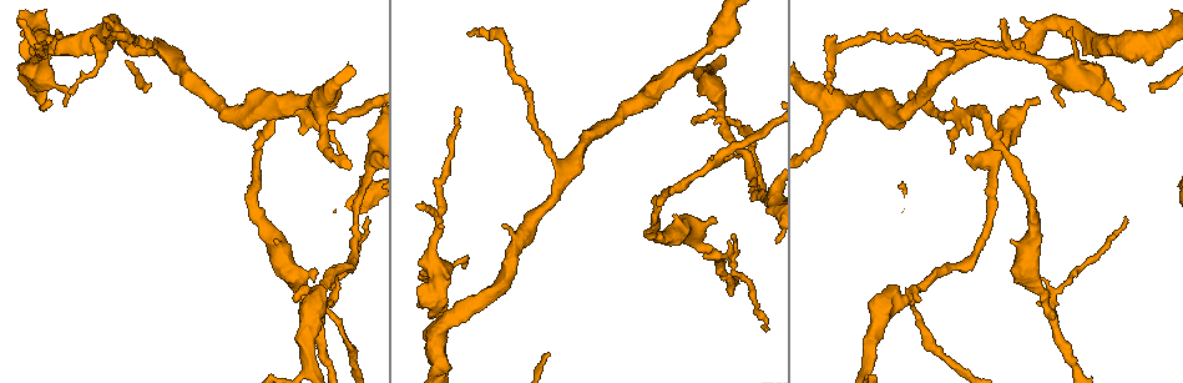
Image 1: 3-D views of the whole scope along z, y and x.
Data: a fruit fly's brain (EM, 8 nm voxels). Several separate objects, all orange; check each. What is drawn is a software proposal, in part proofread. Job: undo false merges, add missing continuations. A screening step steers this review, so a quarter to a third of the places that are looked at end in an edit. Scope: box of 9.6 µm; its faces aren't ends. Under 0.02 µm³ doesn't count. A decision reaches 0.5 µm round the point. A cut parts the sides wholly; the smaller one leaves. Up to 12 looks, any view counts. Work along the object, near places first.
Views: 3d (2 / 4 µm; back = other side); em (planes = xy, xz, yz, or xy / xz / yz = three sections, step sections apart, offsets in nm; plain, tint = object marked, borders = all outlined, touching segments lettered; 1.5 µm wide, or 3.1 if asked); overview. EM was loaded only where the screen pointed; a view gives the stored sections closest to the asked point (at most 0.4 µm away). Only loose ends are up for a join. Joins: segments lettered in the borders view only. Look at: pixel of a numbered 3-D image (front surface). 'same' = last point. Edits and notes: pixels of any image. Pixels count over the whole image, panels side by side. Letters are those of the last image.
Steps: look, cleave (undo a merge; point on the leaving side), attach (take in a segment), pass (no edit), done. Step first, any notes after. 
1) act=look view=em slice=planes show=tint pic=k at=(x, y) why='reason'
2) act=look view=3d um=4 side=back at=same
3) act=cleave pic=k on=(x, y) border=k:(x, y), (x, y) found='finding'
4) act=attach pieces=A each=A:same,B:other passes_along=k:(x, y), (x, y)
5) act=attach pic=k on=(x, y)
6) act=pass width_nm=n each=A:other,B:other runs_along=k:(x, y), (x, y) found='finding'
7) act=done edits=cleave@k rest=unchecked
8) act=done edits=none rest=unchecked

act=look view=3d um=4 pic=1 at=(906, 299) why='sharp bend'

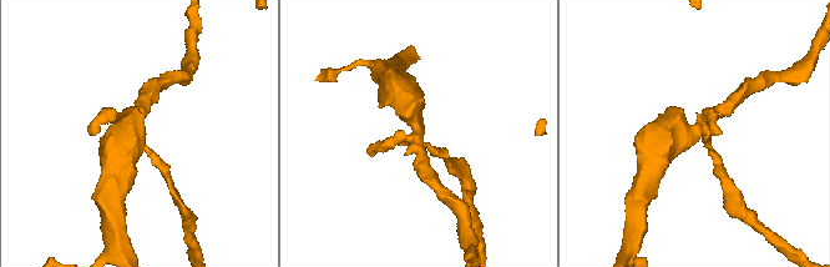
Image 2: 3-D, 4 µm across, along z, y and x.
act=look view=em slice=planes show=borders pic=2 at=(417, 135)

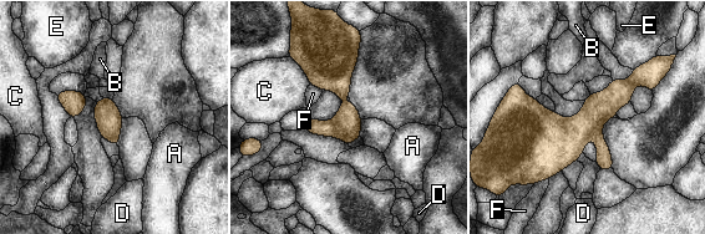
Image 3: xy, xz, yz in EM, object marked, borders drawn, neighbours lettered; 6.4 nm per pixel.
act=cleave pic=3 on=(326, 128) each=A:other,B:other,C:other,D:other,E:other,F:other border=3:(331, 121), (336, 128), (336, 137) found='a second cell is stuck on'

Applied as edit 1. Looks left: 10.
act=look view=em slice=planes show=plain pic=1 at=(836, 37) why='thin end'

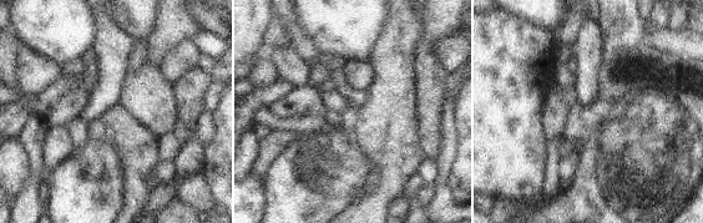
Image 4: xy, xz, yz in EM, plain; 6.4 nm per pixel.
act=look view=em slice=planes show=borders at=same

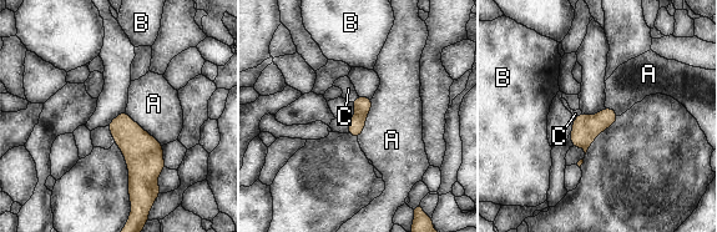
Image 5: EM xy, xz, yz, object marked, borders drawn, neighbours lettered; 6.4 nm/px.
act=attach pieces=C each=A:other,B:other,C:same found='it goes on there'

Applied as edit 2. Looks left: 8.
act=look view=overview

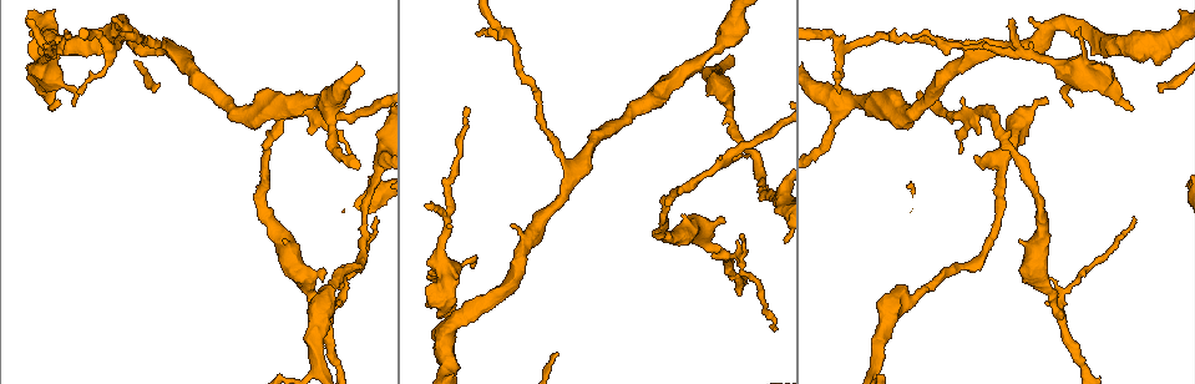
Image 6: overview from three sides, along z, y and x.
act=look view=em slice=planes show=borders pic=6 at=(426, 204) why='an open end'

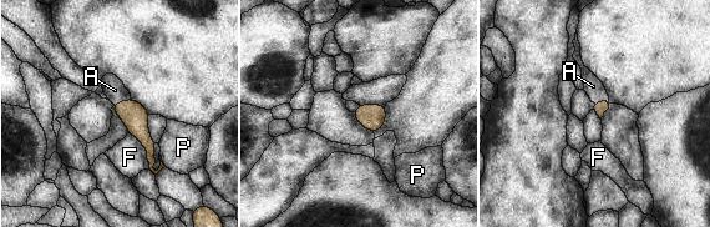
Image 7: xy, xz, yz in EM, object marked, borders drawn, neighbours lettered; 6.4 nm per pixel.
act=attach pieces=A each=A:same,F:other,P:other passes_along=7:(133, 115), (122, 101), (115, 90) found='the cell continues'

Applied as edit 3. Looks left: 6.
act=look view=overview

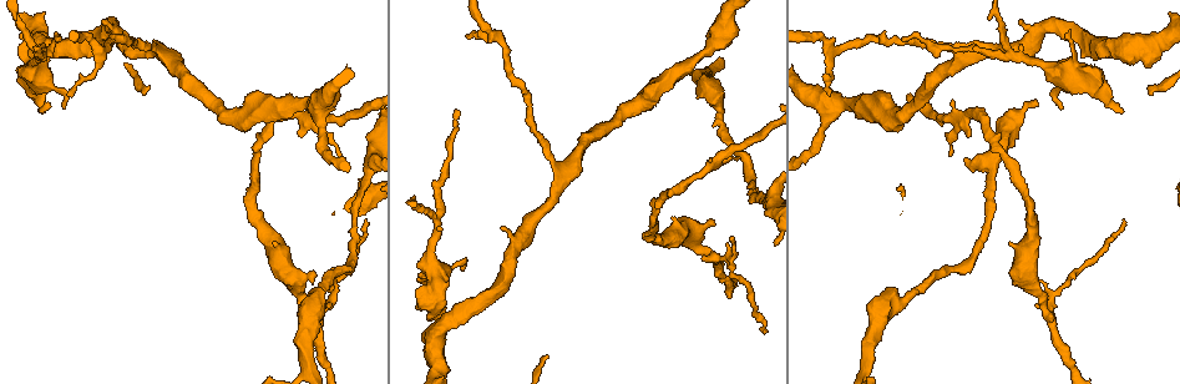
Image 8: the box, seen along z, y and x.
act=look view=em slice=xz step=8 show=tint pic=8 at=(424, 276) why='branch stops here'

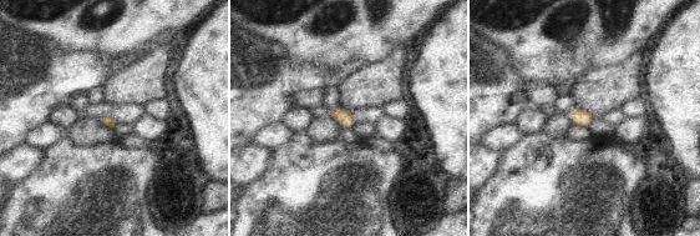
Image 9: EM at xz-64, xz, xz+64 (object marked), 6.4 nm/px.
act=look view=em slice=xz step=8 show=borders at=same why='see the neighbours'

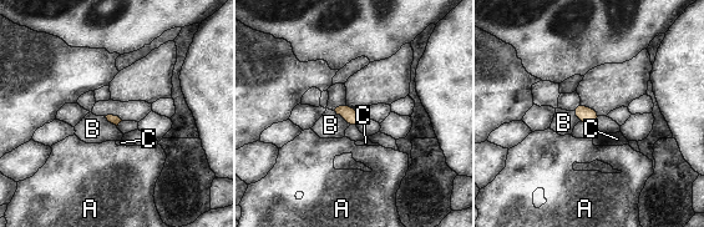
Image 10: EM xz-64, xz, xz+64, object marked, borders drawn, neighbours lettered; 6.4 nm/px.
act=pass each=A:other,B:other,C:other border=10:(334, 110), (349, 125) found='none of them fits'

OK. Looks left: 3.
act=look view=3d um=4 pic=8 at=(1123, 220)

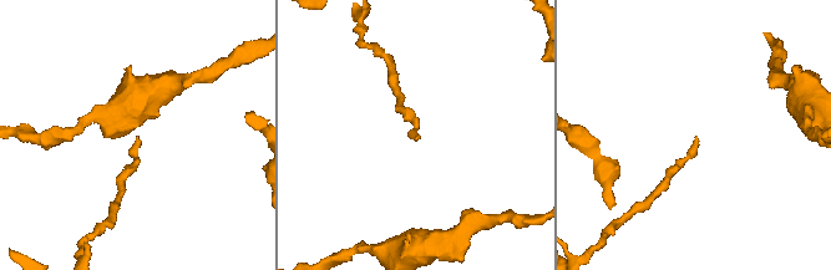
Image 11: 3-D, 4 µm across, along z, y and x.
act=look view=em slice=planes show=borders pic=11 at=(136, 136)

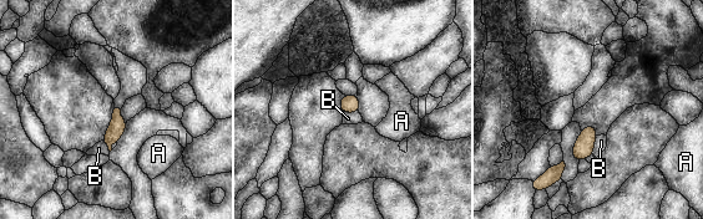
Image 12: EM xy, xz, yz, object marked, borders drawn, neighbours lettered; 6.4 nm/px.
act=pass longest_contact=B:140nm each=A:other,B:other found='none of them fits'

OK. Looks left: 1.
act=done edits=cleave@3,attach@5,attach@7 rest=unchecked

